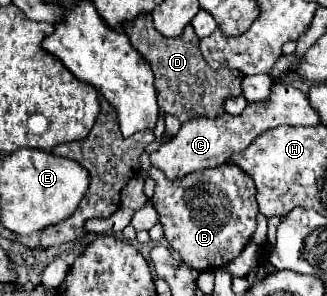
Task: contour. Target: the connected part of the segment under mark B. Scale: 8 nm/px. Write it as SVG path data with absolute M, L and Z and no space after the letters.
M234 163L196 171L176 181L168 181L154 167L148 173L140 171L140 175L150 175L156 181L152 203L160 213L164 235L172 249L180 253L180 259L194 271L210 271L228 265L234 257L240 255L256 231L256 187L252 177L244 175L244 171L234 167Z

